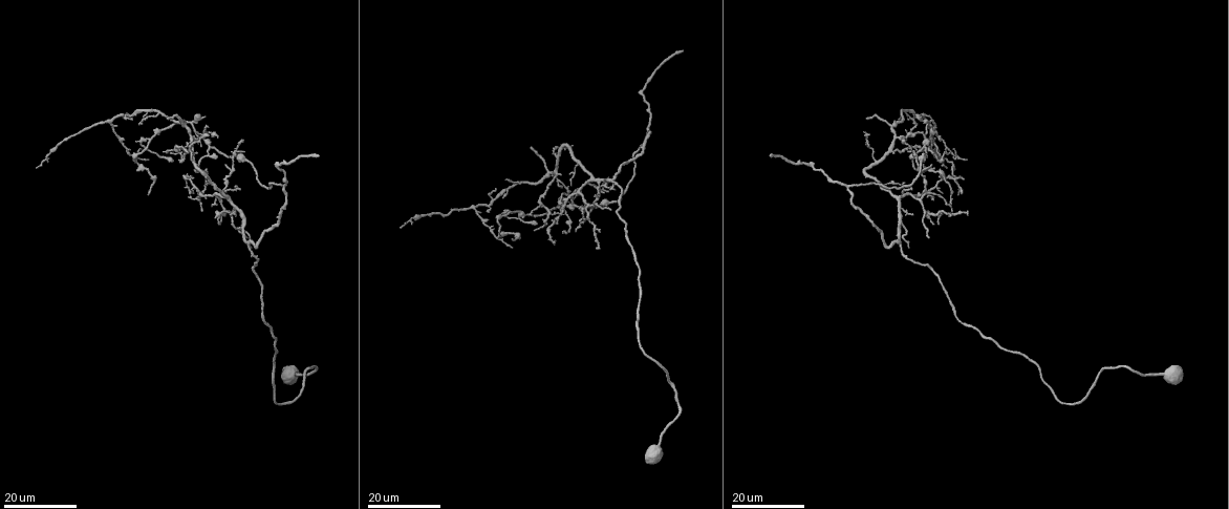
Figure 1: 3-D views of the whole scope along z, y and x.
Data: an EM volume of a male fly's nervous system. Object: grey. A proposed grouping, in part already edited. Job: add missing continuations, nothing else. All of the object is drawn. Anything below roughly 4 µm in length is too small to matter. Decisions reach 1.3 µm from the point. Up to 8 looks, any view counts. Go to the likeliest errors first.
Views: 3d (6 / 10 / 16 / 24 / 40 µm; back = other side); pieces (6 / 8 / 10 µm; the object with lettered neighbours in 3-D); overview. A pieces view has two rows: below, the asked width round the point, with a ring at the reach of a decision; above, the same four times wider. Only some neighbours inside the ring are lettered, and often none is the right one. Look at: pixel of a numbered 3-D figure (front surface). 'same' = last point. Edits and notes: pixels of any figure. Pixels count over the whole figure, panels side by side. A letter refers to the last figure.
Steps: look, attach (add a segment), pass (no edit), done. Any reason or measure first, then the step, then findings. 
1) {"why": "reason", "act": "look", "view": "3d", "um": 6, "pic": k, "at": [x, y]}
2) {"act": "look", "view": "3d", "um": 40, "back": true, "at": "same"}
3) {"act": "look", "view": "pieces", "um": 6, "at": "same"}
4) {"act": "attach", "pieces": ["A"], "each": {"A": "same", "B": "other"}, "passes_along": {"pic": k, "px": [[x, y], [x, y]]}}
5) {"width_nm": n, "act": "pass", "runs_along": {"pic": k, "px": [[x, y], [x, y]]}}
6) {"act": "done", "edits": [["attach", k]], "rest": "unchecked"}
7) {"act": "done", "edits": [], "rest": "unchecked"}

{"why": "long arm stops here", "act": "look", "view": "3d", "um": 24, "pic": 1, "at": [513, 239]}

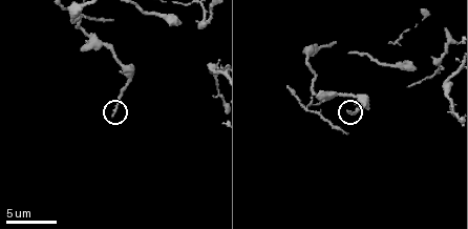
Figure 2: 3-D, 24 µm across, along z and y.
{"why": "what lies round it", "act": "look", "view": "pieces", "um": 6, "pic": 2, "at": [347, 112]}

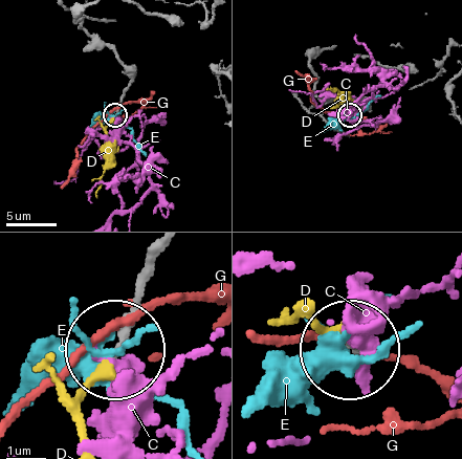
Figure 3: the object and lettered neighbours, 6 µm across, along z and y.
{"width_nm": 180, "act": "pass", "each": {"C": "other", "D": "other", "E": "other", "G": "other"}, "found": "none of them fits"}

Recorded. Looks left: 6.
{"why": "an open end", "act": "look", "view": "3d", "um": 24, "pic": 1, "at": [868, 116]}

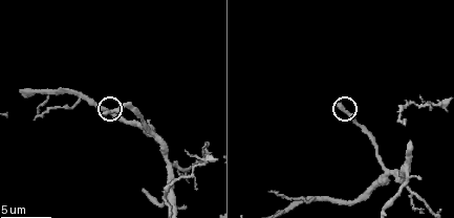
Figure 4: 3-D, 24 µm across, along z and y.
{"act": "look", "view": "pieces", "um": 10, "pic": 4, "at": [338, 105]}

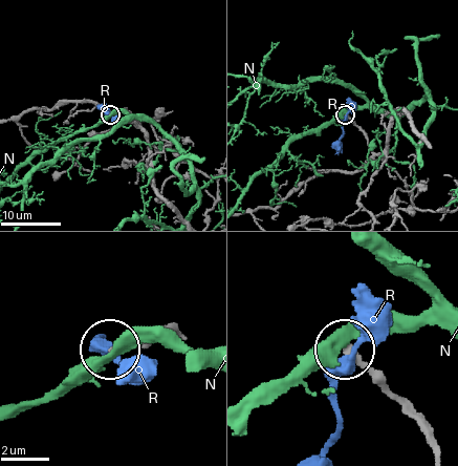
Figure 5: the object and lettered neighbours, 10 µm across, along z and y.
{"width_nm": 290, "act": "pass", "each": {"N": "other", "R": "other"}, "found": "none of them fits"}

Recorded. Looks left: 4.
{"why": "thick end", "act": "look", "view": "3d", "um": 16, "pic": 1, "at": [555, 244]}

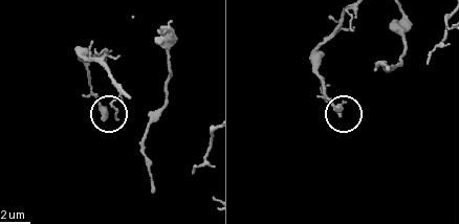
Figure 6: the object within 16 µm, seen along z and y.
{"act": "look", "view": "pieces", "um": 8, "pic": 6, "at": [338, 106]}

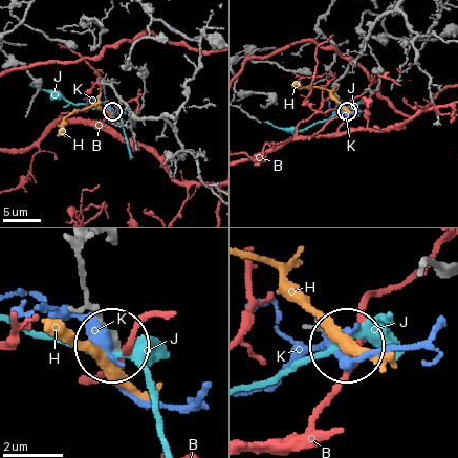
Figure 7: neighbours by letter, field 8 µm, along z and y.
{"act": "pass", "each": {"B": "other", "H": "other", "J": "other", "K": "other"}, "runs_along": {"pic": 7, "px": [[77, 261], [87, 306], [112, 341]]}, "found": "none of them fits"}

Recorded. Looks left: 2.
{"act": "look", "view": "pieces", "um": 6, "pic": 4, "at": [34, 117]}

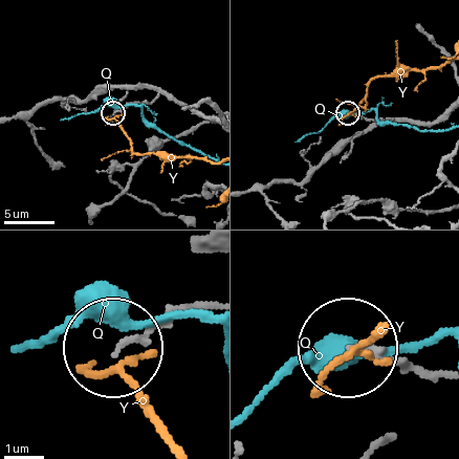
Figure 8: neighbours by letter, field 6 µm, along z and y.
{"width_nm": 140, "act": "pass", "each": {"Q": "other", "Y": "other"}, "found": "no lettered segment goes on from it"}

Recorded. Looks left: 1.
{"act": "done", "edits": [], "rest": "unchecked"}

